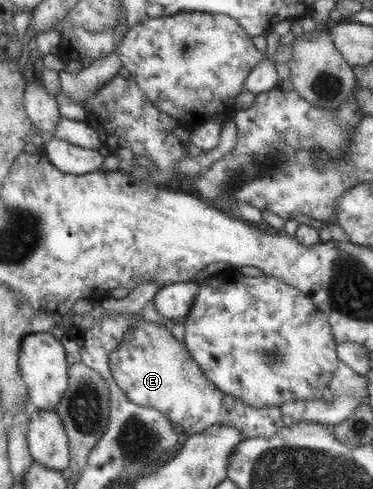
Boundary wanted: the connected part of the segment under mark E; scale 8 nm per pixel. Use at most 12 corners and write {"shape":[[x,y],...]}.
{"shape":[[141,316],[109,354],[133,404],[188,436],[215,424],[245,439],[284,427],[205,377],[183,340]]}

